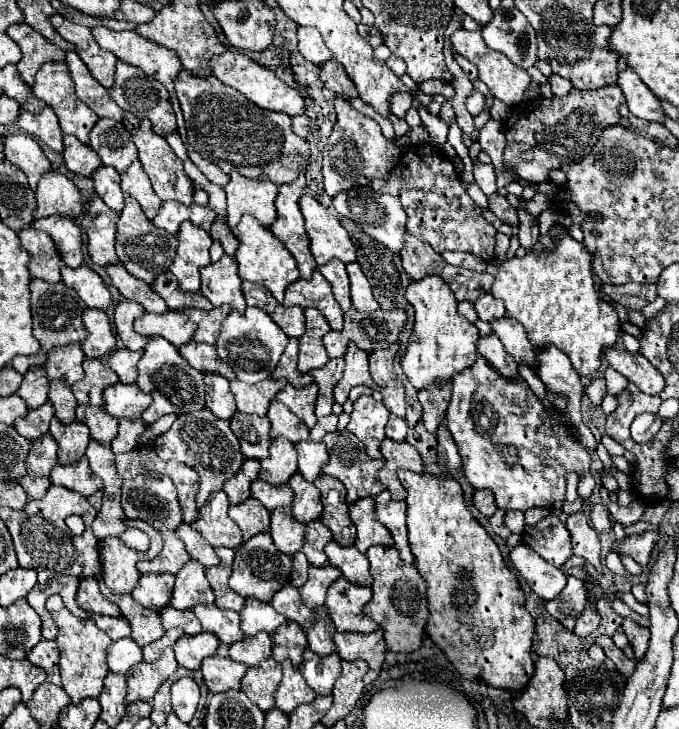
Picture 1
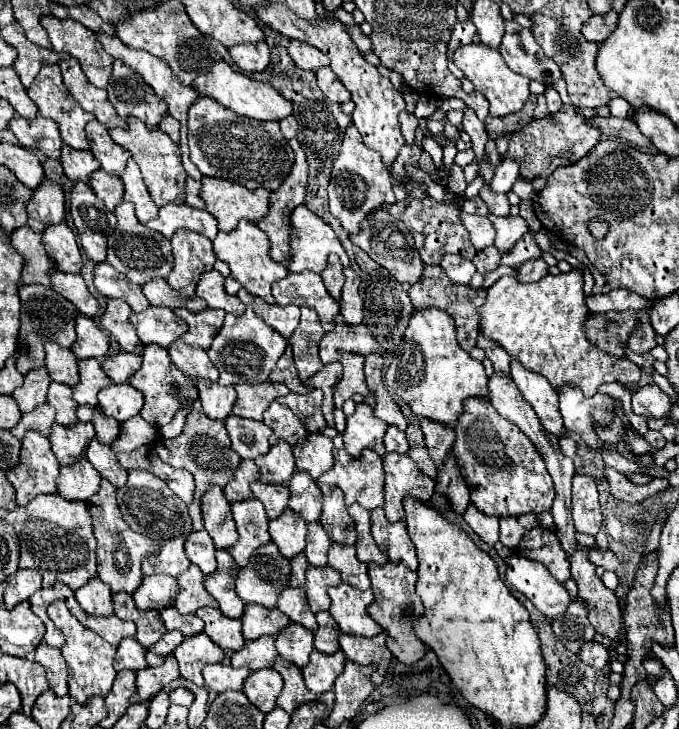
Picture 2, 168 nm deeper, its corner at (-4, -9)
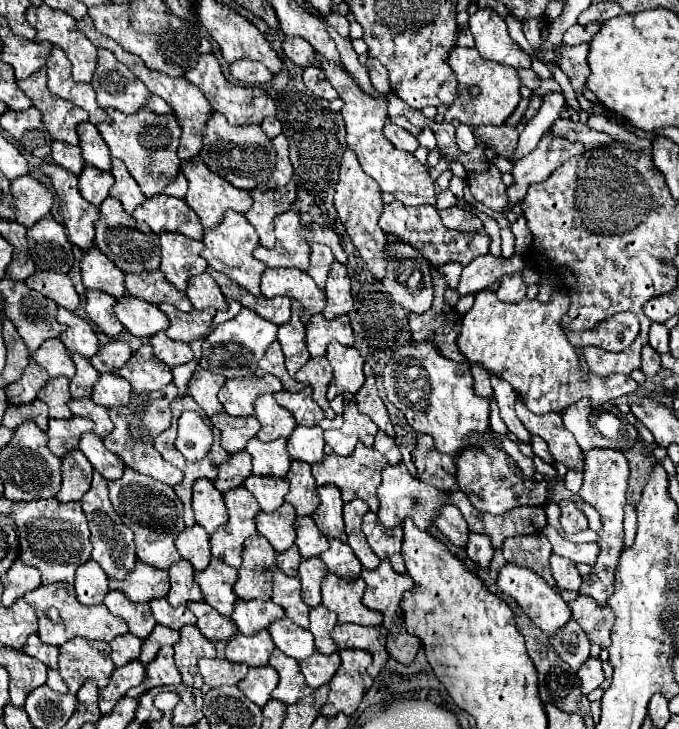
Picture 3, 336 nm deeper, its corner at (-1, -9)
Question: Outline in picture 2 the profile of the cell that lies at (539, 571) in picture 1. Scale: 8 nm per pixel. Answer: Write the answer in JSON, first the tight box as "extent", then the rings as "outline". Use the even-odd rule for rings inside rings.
{"extent":[505,557,571,621],"outline":[[[509,557],[505,579],[551,621],[561,617],[571,603],[567,589],[559,581],[553,581],[541,563],[529,561],[525,557]]]}

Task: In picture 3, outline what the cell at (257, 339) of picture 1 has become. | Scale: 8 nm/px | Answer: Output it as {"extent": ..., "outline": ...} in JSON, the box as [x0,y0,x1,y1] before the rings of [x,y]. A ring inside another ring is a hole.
{"extent":[200,307,278,379],"outline":[[[242,307],[240,313],[224,323],[220,323],[204,341],[202,341],[202,357],[200,367],[218,375],[224,375],[226,379],[238,379],[238,377],[252,377],[258,361],[264,357],[266,349],[276,341],[278,327],[254,311]]]}

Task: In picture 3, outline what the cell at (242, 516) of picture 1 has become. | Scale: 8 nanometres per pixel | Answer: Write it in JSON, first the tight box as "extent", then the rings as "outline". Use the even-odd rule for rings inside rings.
{"extent":[210,487,260,569],"outline":[[[244,487],[224,493],[224,501],[228,507],[230,521],[210,537],[212,555],[238,569],[242,565],[244,541],[246,537],[256,533],[254,517],[258,515],[260,507],[252,493],[248,493]]]}

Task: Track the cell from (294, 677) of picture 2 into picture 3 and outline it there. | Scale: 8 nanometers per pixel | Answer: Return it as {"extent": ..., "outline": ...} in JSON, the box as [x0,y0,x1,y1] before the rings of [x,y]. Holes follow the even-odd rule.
{"extent":[270,649,312,705],"outline":[[[274,649],[272,657],[270,657],[270,665],[280,675],[280,683],[272,691],[274,699],[282,701],[284,705],[292,705],[292,703],[296,703],[302,697],[312,693],[312,689],[306,685],[306,681],[302,677],[302,671],[300,671],[296,659],[292,659],[292,657],[280,653],[278,649]]]}

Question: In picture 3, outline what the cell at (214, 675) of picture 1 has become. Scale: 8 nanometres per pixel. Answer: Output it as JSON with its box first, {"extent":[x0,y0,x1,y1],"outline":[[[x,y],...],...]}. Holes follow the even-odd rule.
{"extent":[198,657,248,687],"outline":[[[218,657],[198,661],[198,669],[208,687],[238,685],[248,673],[248,667],[244,663],[232,663],[228,659],[218,659]]]}

